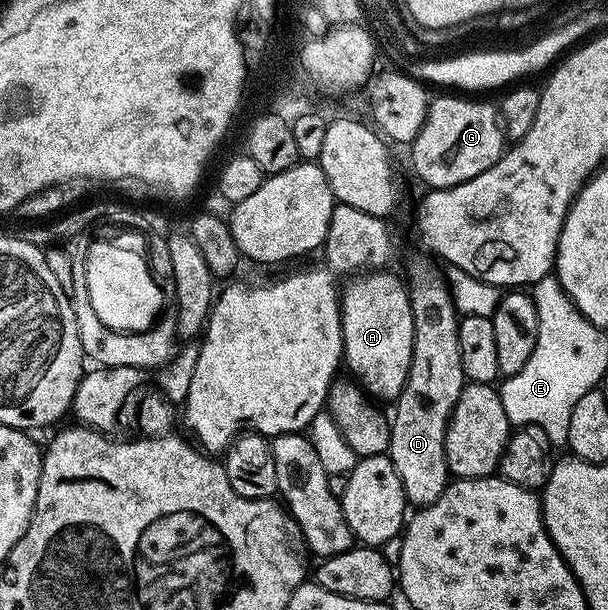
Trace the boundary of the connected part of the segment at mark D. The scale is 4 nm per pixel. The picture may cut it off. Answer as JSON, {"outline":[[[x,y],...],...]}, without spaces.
{"outline":[[[421,254],[410,264],[410,280],[408,279],[409,296],[412,310],[412,325],[414,325],[414,337],[412,338],[412,358],[411,358],[411,370],[407,376],[406,385],[404,385],[402,393],[396,399],[396,403],[393,405],[394,416],[392,412],[392,419],[390,420],[390,451],[388,453],[392,466],[396,466],[396,474],[400,474],[400,482],[404,486],[404,494],[407,501],[411,505],[418,508],[427,508],[432,502],[436,502],[436,498],[440,498],[440,494],[444,494],[446,485],[450,483],[452,477],[448,470],[448,462],[446,461],[446,431],[448,430],[448,422],[450,421],[450,415],[452,410],[456,406],[456,402],[460,398],[462,389],[466,387],[468,381],[464,374],[464,366],[460,366],[460,342],[458,341],[458,321],[460,319],[460,313],[454,308],[454,299],[450,296],[449,287],[444,279],[443,273],[438,272],[439,265],[435,263],[429,255]]]}

